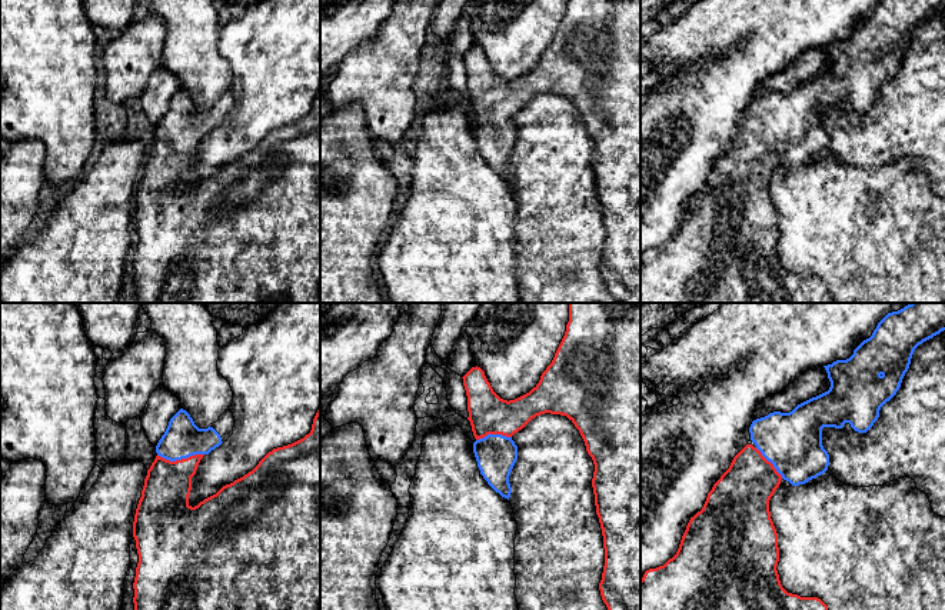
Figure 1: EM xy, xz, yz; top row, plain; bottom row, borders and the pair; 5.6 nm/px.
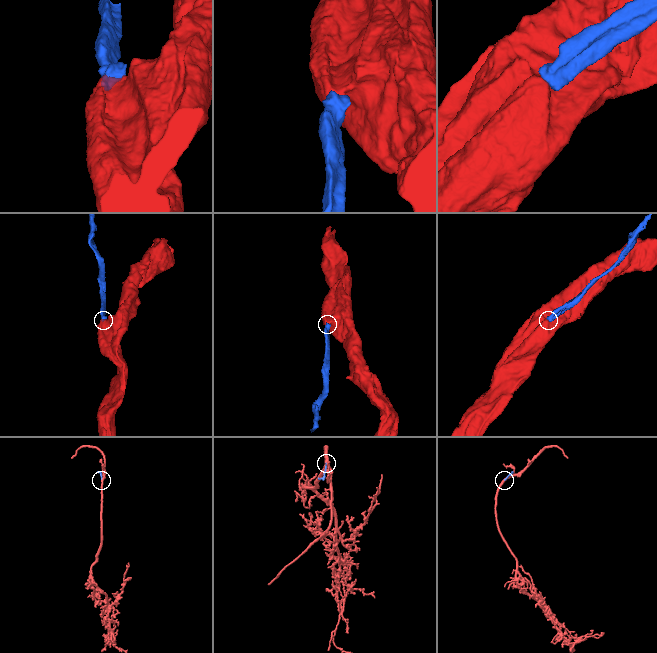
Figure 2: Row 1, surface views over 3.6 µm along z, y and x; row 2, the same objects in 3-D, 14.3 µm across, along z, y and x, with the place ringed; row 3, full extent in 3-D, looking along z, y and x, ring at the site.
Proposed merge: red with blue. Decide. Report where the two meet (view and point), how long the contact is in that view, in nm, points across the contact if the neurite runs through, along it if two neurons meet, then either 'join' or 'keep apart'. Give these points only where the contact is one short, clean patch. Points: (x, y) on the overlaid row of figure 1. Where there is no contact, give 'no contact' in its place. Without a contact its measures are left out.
meets red in xy at (182, 459); contact 260 nm long; runs through xy (165, 497), (172, 469), (182, 459), (182, 439); join

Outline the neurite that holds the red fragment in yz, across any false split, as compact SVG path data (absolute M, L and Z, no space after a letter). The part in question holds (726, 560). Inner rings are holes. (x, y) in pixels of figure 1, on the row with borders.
M911 303L888 313L849 359L823 366L831 381L828 391L789 413L773 411L753 420L749 427L752 443L733 457L708 493L702 510L691 517L676 554L663 566L646 570L640 579L640 610L828 610L821 599L801 597L782 587L769 500L782 479L799 486L828 470L823 427L842 429L849 423L855 431L866 433L881 407L899 390L915 349L944 330L945 303Z

